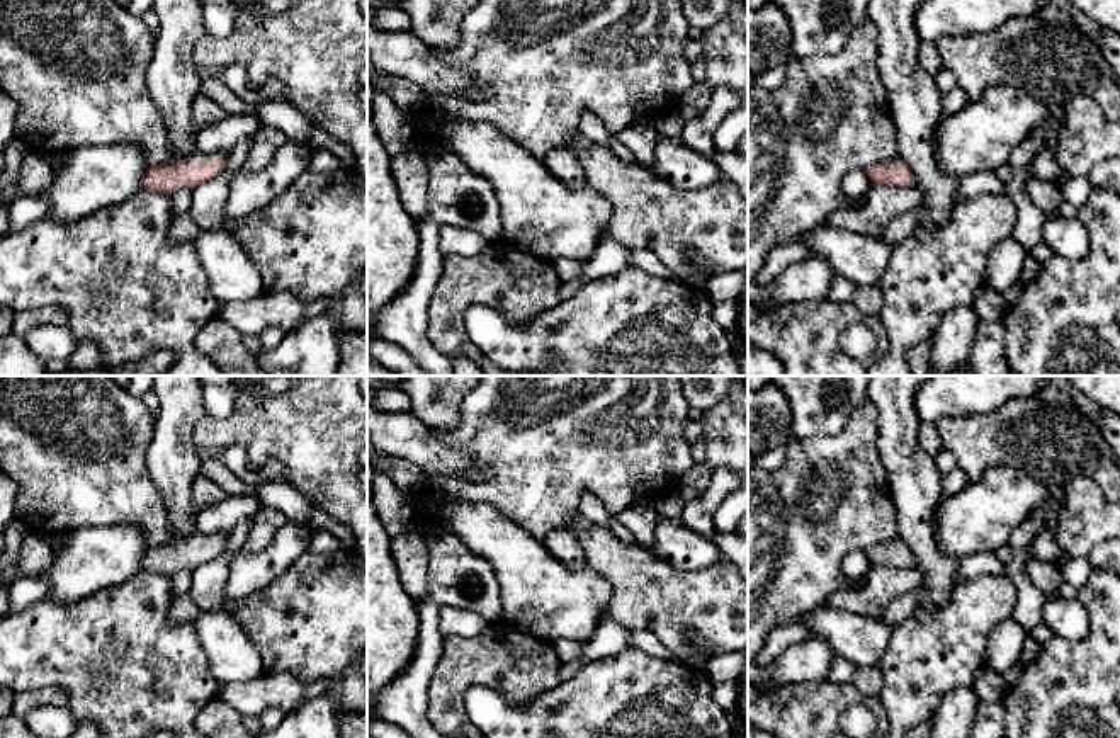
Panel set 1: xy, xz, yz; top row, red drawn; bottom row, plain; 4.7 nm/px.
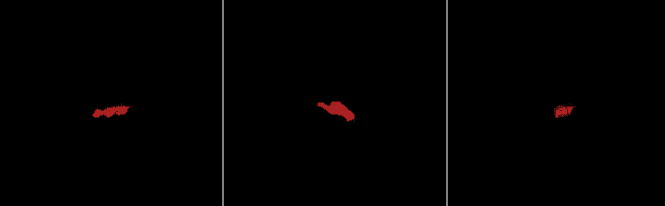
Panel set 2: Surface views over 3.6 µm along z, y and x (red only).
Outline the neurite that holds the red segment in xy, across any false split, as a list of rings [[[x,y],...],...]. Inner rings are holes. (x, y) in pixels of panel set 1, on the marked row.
[[[195,150],[175,162],[150,165],[143,175],[141,189],[167,196],[184,187],[195,190],[223,172],[228,156],[229,153],[204,153]]]

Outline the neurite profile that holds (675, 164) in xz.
[[[658,136],[654,148],[654,165],[649,170],[668,187],[697,190],[722,177],[721,168],[702,156],[680,138]]]

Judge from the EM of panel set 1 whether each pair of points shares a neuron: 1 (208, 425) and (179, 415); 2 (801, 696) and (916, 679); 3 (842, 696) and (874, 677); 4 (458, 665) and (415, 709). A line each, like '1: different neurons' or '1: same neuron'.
1: different neurons
2: different neurons
3: different neurons
4: different neurons

